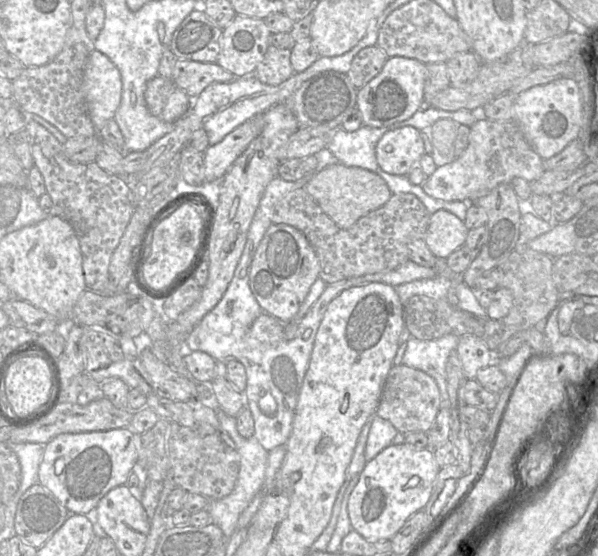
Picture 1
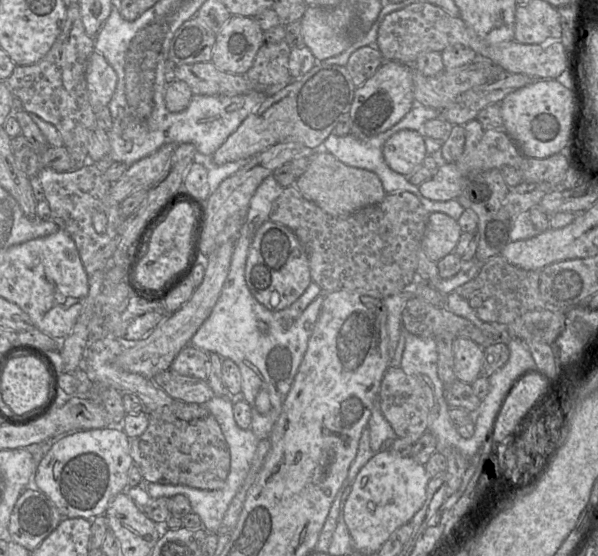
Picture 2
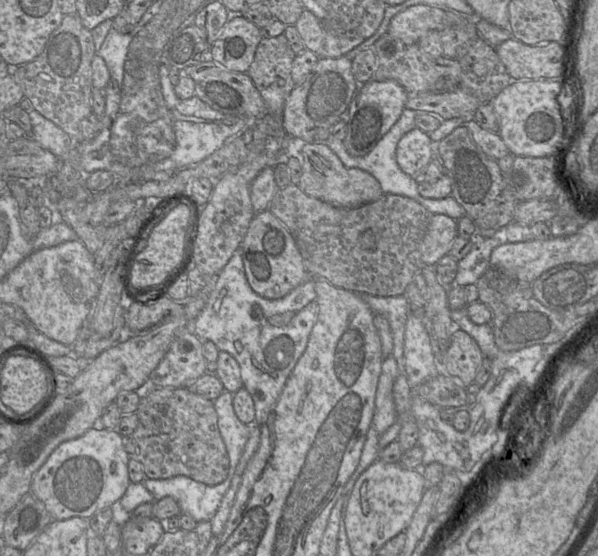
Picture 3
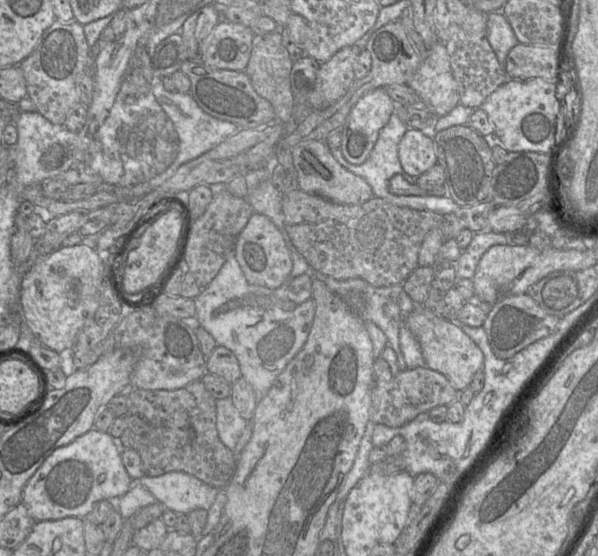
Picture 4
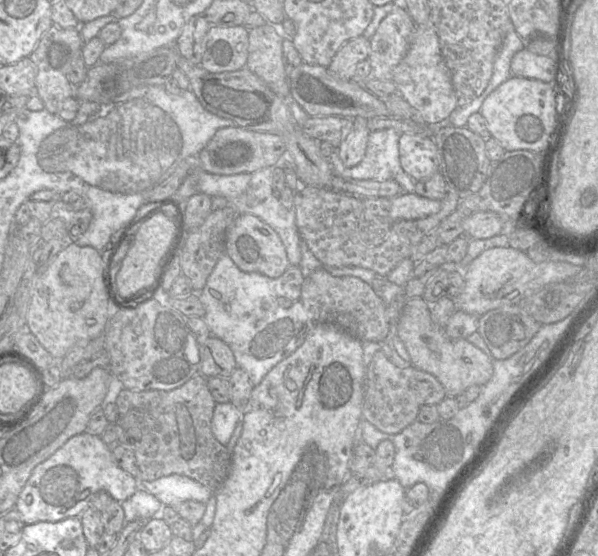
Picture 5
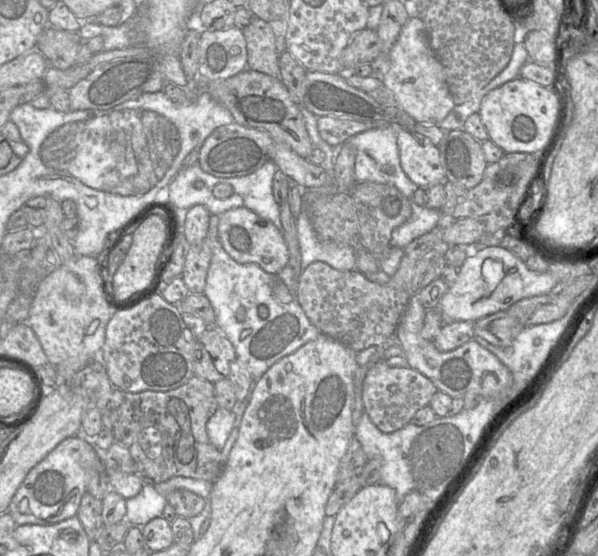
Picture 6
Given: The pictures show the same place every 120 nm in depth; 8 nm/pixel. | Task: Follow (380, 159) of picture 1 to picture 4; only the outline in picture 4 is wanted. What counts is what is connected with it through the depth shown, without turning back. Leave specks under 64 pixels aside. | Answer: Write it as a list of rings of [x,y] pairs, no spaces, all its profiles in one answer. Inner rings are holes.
[[[408,129],[399,143],[399,160],[404,171],[419,177],[437,164],[433,138],[420,130]]]

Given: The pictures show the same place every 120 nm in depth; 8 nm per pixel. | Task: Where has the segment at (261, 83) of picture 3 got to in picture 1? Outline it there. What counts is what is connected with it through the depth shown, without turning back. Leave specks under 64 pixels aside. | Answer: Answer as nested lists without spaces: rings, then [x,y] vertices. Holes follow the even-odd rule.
[[[270,44],[253,75],[264,84],[279,85],[294,73],[290,57],[291,49],[279,49]]]

